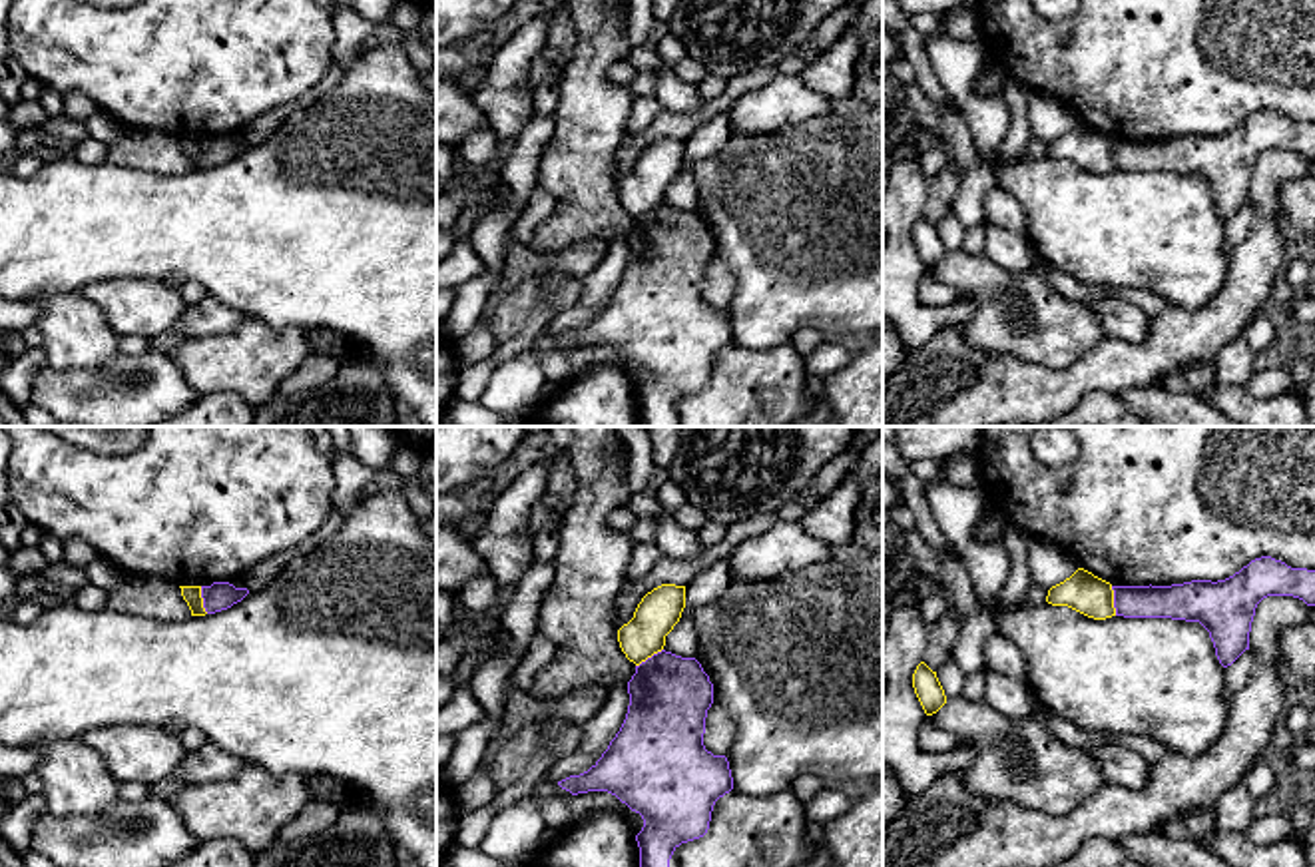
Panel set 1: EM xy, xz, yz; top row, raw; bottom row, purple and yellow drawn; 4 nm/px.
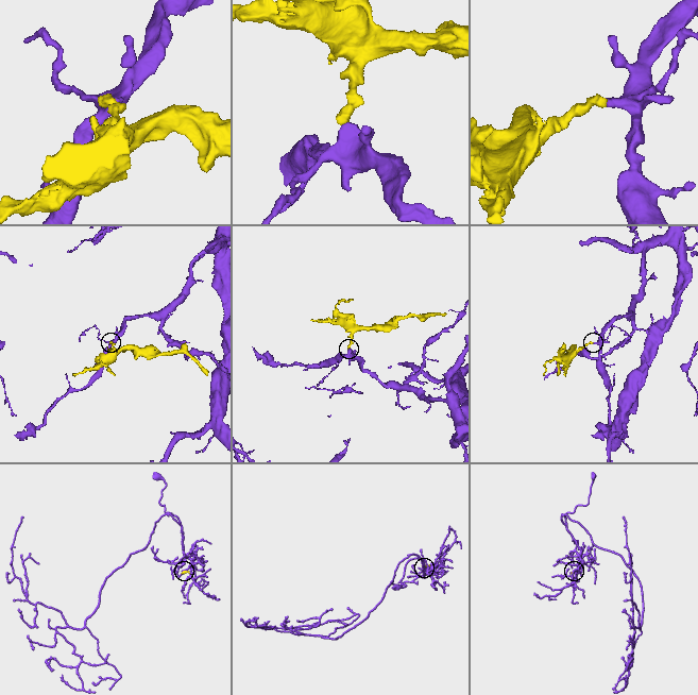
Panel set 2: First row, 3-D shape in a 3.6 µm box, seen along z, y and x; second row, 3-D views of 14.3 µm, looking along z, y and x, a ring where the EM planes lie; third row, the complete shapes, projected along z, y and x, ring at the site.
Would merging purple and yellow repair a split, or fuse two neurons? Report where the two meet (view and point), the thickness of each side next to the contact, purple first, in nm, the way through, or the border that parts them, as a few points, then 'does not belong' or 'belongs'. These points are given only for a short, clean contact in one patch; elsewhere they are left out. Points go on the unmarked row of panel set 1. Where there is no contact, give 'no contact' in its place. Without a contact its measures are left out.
meets purple in yz at (1114, 154); 140 nm thick on the purple side, 160 nm on the other; border along yz (1110, 140), (1116, 168); does not belong

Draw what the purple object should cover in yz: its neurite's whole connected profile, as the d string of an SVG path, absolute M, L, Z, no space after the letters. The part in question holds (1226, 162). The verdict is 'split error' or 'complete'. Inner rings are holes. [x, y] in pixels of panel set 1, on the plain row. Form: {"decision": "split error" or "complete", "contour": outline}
{"decision": "complete", "contour": "M1271 110L1251 114L1225 134L1172 140L1112 140L1116 169L1199 175L1223 221L1249 203L1257 157L1267 149L1293 149L1315 159L1315 124L1291 122Z"}

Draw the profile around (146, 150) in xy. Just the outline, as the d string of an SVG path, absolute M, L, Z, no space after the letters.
M130 130L108 144L106 161L163 175L183 175L191 169L179 138L151 130Z

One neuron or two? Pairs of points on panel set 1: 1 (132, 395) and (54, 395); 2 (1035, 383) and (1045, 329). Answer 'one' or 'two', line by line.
1: one
2: two

